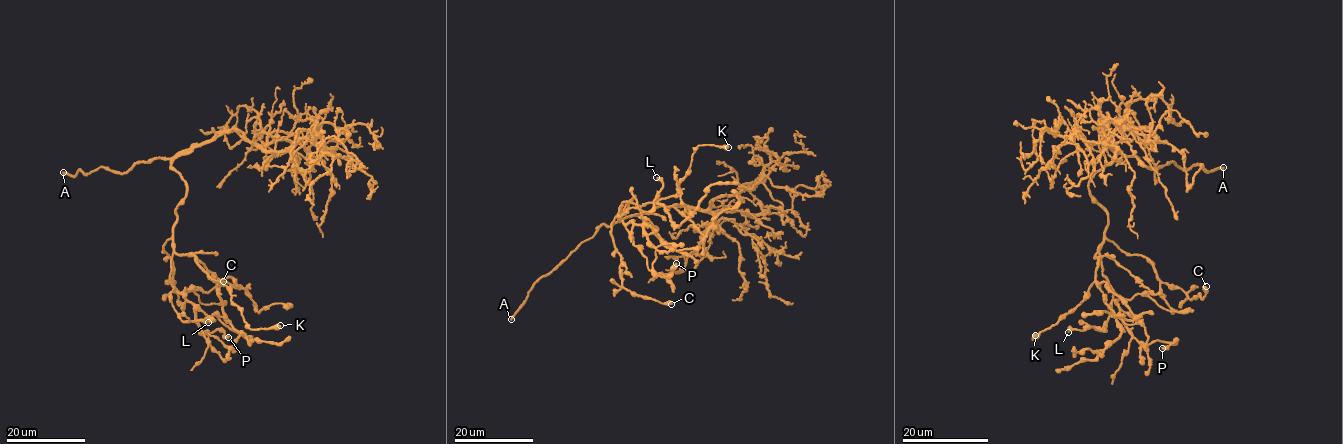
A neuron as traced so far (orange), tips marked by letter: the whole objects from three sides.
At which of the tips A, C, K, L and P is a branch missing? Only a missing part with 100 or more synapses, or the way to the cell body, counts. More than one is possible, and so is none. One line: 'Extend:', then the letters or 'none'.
Extend: A

